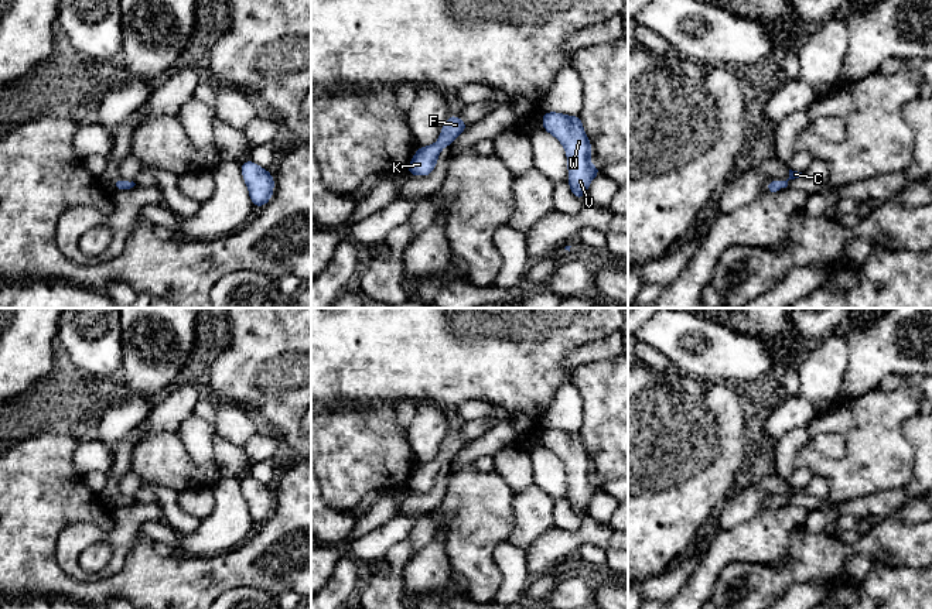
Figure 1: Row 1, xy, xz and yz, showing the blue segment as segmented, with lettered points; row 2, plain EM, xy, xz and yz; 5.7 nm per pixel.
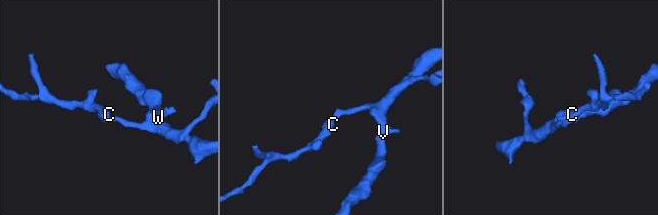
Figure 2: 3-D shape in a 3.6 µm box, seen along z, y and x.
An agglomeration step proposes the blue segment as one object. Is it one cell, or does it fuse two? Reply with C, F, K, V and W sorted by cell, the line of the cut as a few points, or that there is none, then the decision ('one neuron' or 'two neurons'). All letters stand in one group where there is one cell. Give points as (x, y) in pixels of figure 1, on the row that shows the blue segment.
C F K V W | no cut | one neuron

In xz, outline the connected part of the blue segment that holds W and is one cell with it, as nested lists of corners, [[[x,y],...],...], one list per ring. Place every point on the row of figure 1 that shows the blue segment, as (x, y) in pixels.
[[[543,112],[543,130],[554,136],[564,147],[567,155],[569,187],[574,198],[583,201],[591,181],[602,172],[590,164],[591,141],[588,140],[583,120],[557,112]]]

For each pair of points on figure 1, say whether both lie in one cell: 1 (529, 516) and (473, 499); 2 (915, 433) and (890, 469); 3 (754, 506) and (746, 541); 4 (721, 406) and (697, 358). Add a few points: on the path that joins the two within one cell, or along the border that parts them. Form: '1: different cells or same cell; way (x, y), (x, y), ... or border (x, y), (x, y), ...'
1: different cells; border (514, 495), (514, 531), (508, 541)
2: different cells; border (917, 414), (903, 428), (912, 450), (912, 474)
3: different cells; border (771, 512), (757, 515), (720, 531)
4: different cells; border (679, 370), (709, 382), (727, 383)

